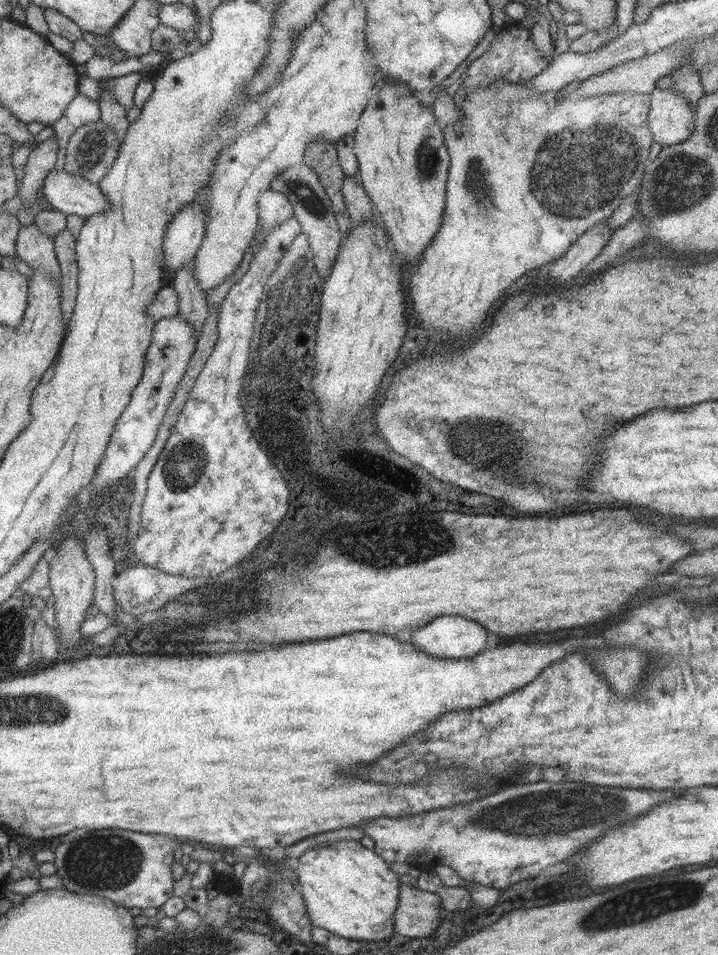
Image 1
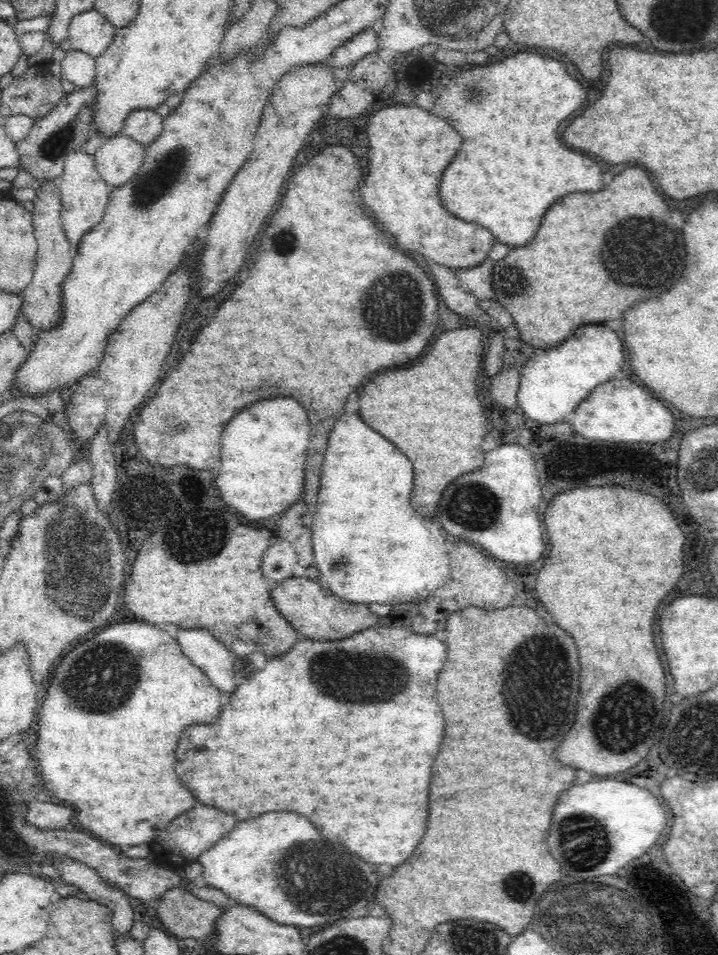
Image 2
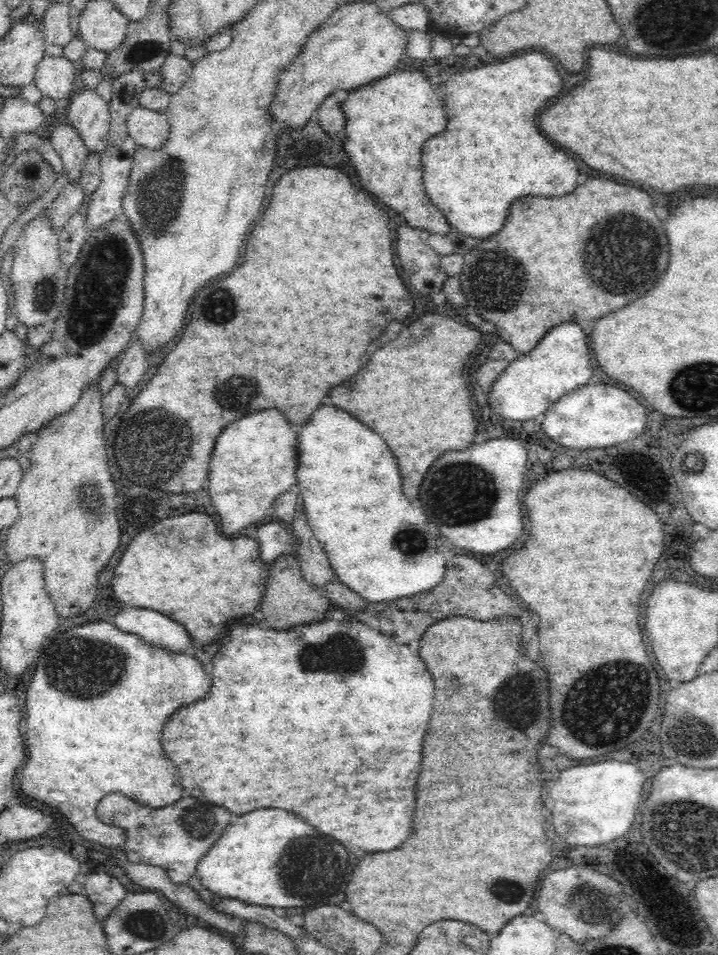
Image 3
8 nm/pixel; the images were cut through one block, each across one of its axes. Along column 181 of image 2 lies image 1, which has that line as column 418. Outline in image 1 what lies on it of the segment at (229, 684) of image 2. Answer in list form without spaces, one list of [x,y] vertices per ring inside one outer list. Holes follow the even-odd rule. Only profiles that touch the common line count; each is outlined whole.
[[[441,616],[419,628],[409,640],[425,655],[459,659],[479,653],[487,642],[487,632],[473,620]]]

